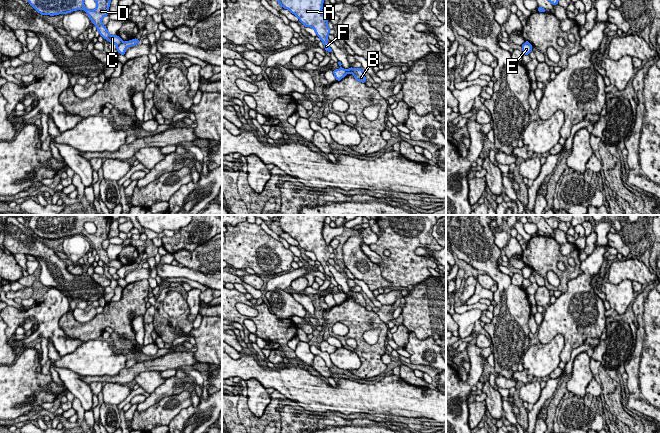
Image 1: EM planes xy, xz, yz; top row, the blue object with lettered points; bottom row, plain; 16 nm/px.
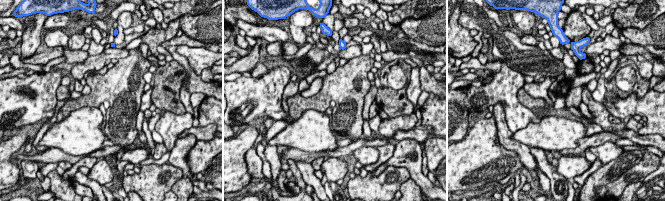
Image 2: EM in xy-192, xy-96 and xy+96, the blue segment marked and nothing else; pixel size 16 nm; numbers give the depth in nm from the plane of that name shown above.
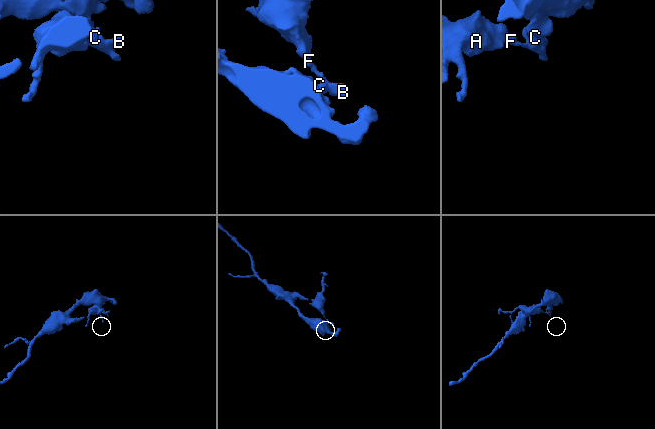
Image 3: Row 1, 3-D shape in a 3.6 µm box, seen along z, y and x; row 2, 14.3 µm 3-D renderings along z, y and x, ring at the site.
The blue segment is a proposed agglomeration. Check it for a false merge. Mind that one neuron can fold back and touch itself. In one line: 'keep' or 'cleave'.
cleave

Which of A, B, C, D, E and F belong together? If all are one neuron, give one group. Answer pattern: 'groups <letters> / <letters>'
groups A B E F / C D

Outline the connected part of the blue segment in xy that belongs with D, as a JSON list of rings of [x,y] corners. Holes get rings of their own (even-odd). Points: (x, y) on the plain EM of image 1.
[[[33,215],[28,221],[28,226],[41,239],[54,240],[84,234],[100,260],[118,270],[123,264],[117,259],[110,259],[102,247],[102,243],[108,240],[111,223],[110,215]],[[86,222],[95,224],[97,230],[94,234],[85,231]]]

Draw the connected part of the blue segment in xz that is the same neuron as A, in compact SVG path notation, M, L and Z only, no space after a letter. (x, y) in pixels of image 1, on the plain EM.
M279 215L277 225L294 238L305 251L315 254L328 276L333 276L327 262L330 253L322 232L327 215Z

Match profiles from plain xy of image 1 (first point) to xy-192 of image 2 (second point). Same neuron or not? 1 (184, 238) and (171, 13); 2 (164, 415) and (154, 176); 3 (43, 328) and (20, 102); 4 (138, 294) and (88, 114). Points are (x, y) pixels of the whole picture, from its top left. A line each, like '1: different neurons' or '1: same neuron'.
1: same neuron
2: same neuron
3: same neuron
4: different neurons

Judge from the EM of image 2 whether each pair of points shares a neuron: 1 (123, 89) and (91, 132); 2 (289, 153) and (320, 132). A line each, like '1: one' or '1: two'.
1: two
2: two

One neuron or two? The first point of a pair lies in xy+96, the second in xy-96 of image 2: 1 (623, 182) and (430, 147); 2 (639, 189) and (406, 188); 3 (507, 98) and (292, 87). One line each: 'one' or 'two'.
1: two
2: one
3: two

